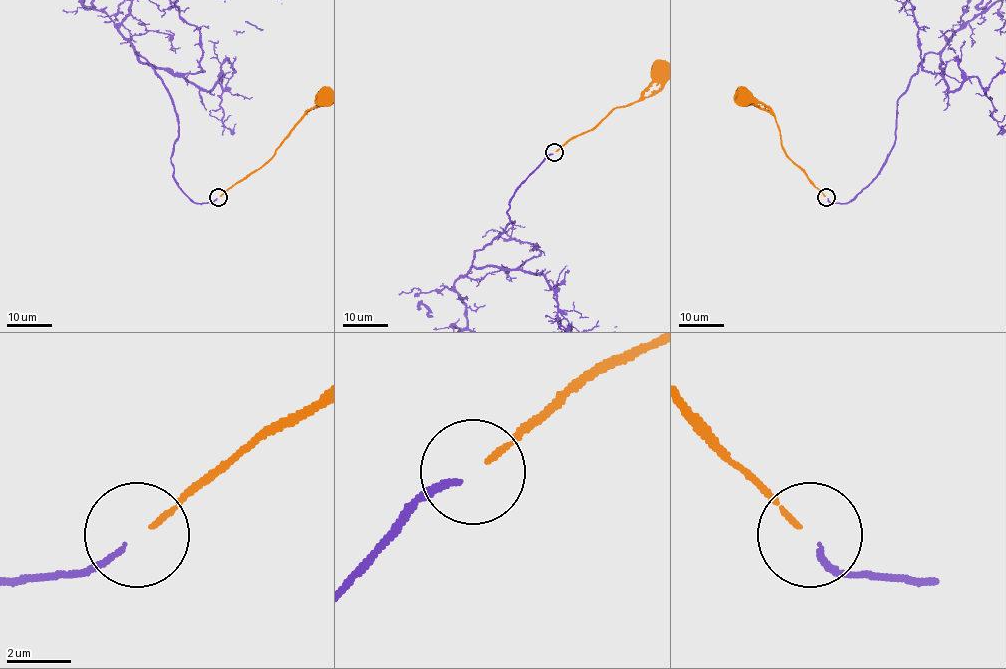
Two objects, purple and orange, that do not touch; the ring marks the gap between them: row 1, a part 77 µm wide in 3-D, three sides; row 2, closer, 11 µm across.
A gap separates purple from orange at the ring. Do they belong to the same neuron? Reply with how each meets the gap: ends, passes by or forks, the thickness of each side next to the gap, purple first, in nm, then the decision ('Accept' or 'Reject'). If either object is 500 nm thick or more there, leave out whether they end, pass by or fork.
At the ring purple ends. At the ring orange ends. Thickness 190 nm (purple) against 180 nm. Accept

